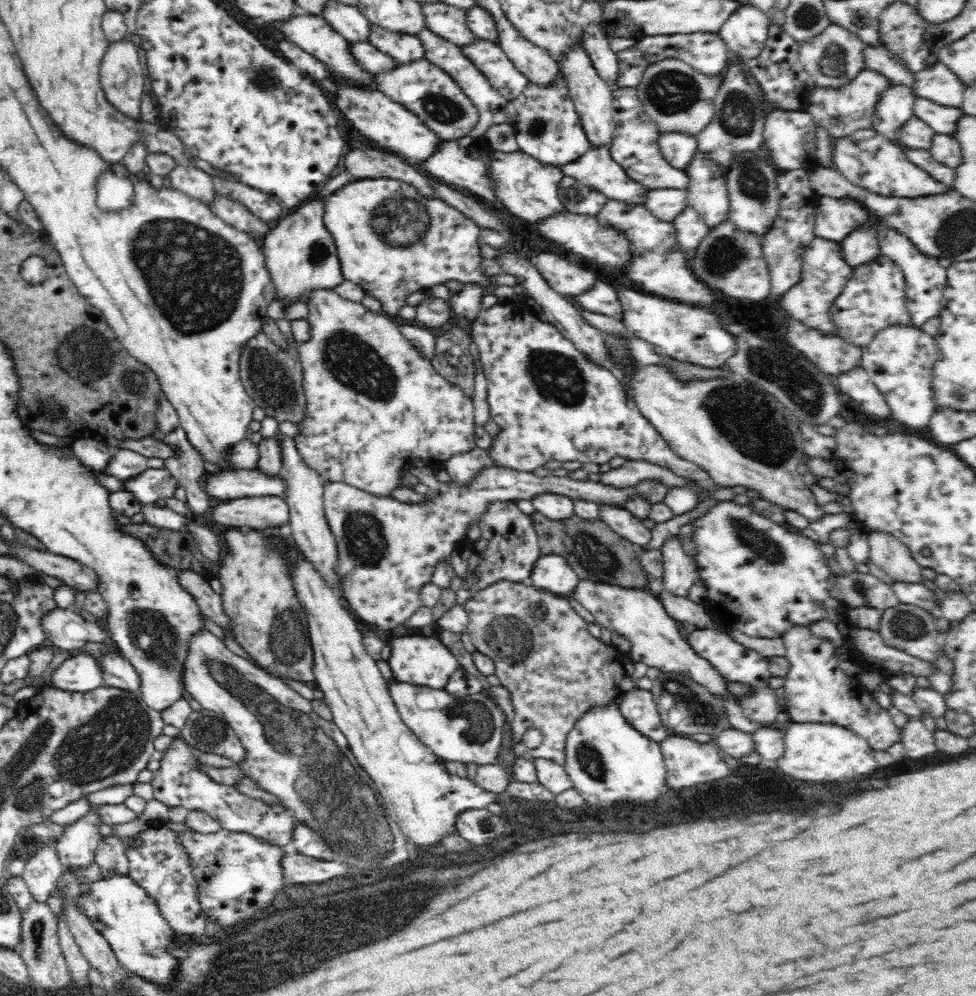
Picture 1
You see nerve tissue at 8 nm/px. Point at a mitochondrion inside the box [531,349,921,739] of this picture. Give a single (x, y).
(728, 407)

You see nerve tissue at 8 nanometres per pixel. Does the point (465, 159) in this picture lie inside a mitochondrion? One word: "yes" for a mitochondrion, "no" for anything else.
no

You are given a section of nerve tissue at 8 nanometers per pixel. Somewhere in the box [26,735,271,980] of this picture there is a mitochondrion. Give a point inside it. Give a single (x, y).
(37, 929)

